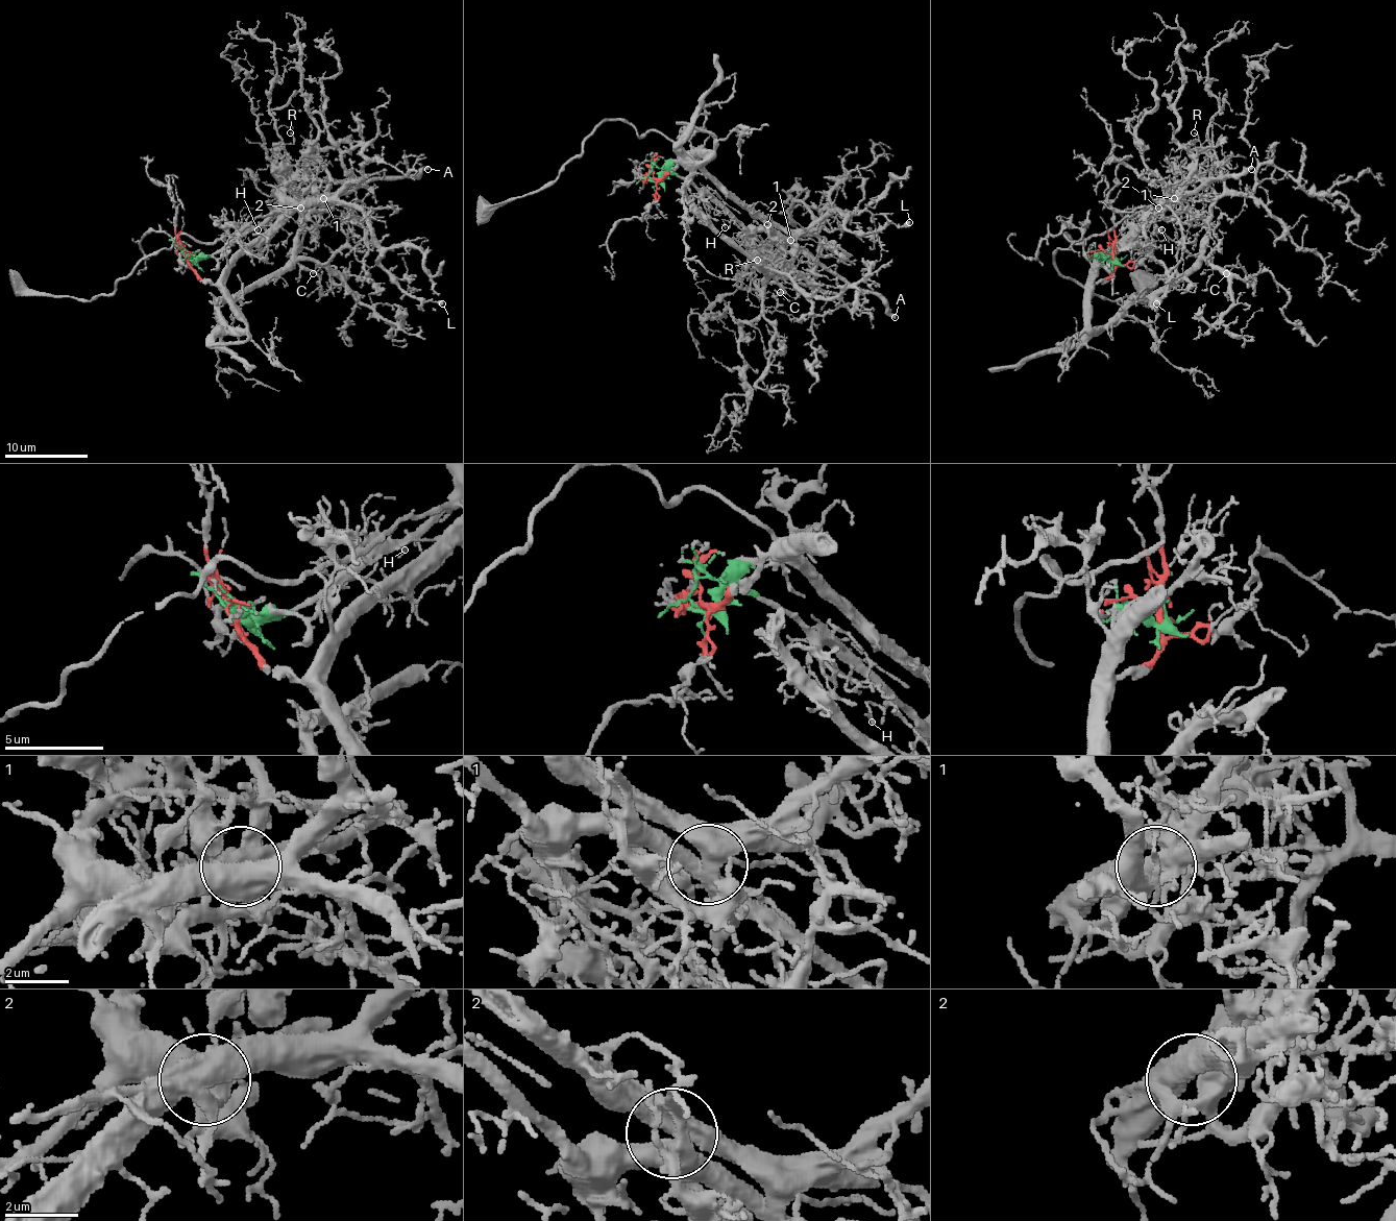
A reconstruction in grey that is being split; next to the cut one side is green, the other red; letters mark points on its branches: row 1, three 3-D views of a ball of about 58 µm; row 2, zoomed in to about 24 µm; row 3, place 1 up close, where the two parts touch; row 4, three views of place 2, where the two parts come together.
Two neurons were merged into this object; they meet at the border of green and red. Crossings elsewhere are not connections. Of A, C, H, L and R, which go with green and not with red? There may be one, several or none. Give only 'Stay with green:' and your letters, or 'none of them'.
Stay with green: A, H, R

